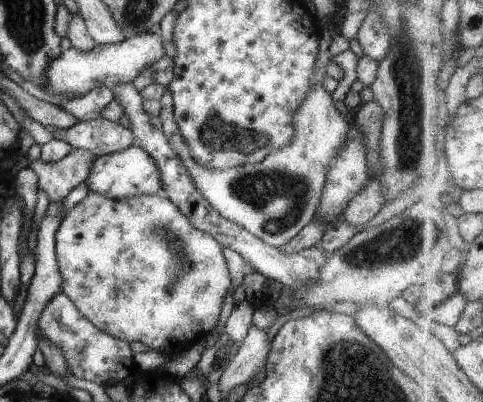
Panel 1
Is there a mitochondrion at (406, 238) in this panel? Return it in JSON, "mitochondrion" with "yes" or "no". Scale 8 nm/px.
{"mitochondrion":"yes"}

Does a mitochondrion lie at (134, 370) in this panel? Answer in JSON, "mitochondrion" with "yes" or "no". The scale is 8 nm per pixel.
{"mitochondrion":"no"}

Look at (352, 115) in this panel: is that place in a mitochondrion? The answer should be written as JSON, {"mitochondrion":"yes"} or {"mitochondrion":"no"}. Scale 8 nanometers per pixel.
{"mitochondrion":"no"}

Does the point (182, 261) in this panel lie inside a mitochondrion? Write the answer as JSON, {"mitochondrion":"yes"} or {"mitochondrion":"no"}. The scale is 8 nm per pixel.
{"mitochondrion":"yes"}

